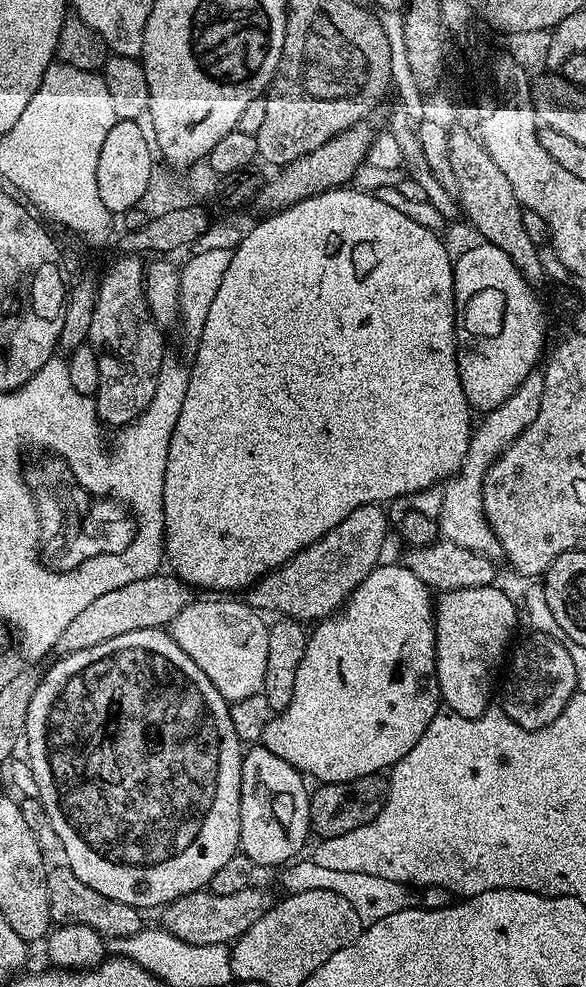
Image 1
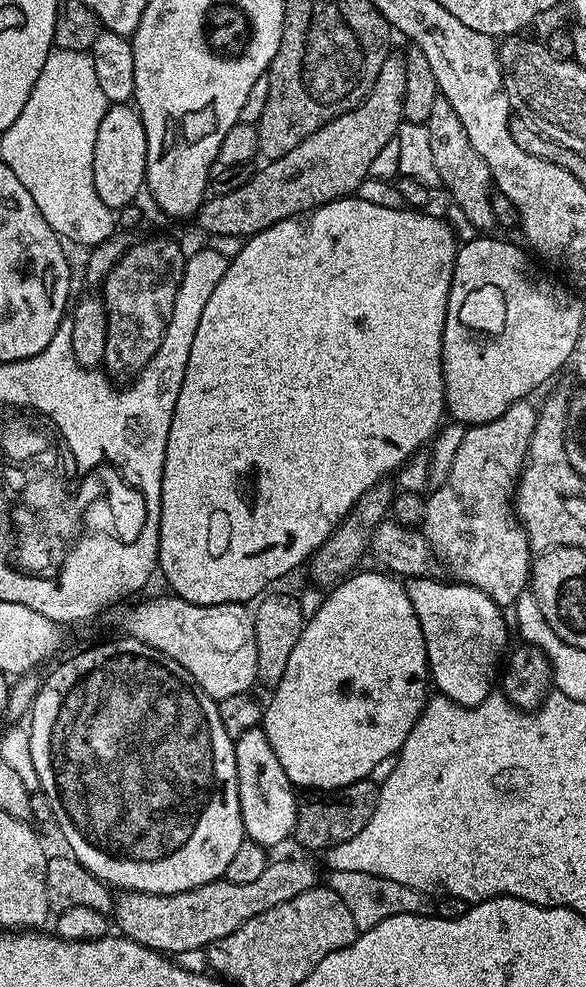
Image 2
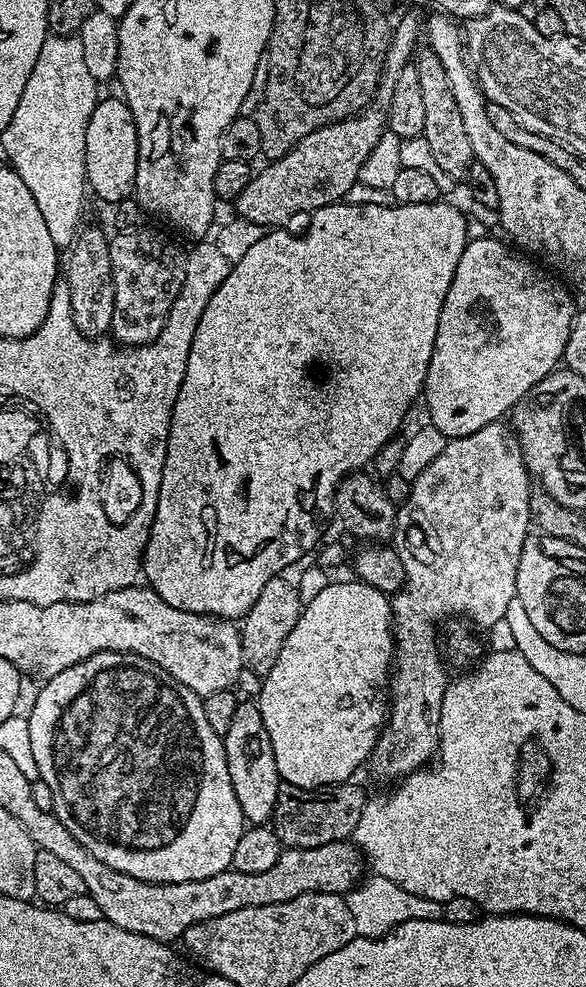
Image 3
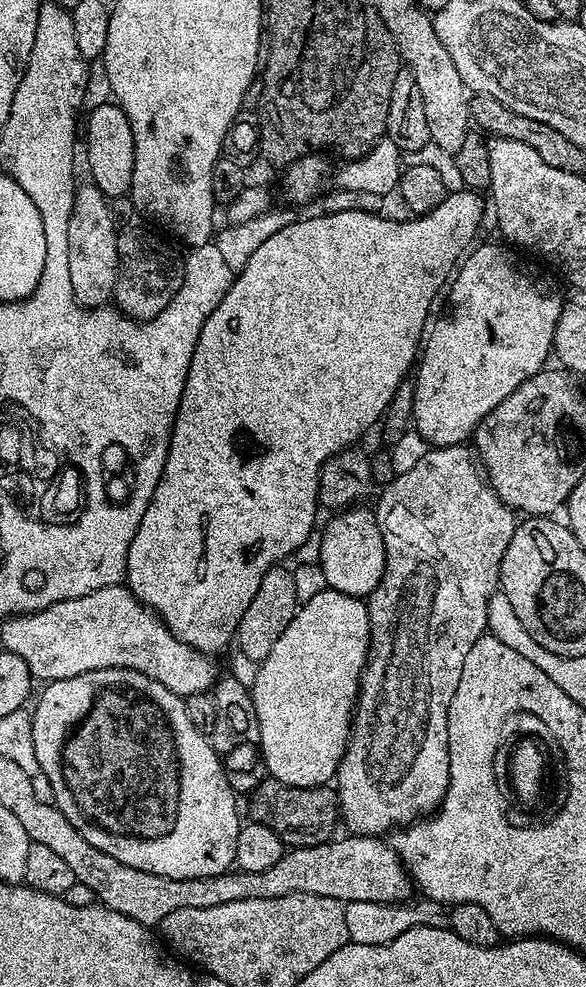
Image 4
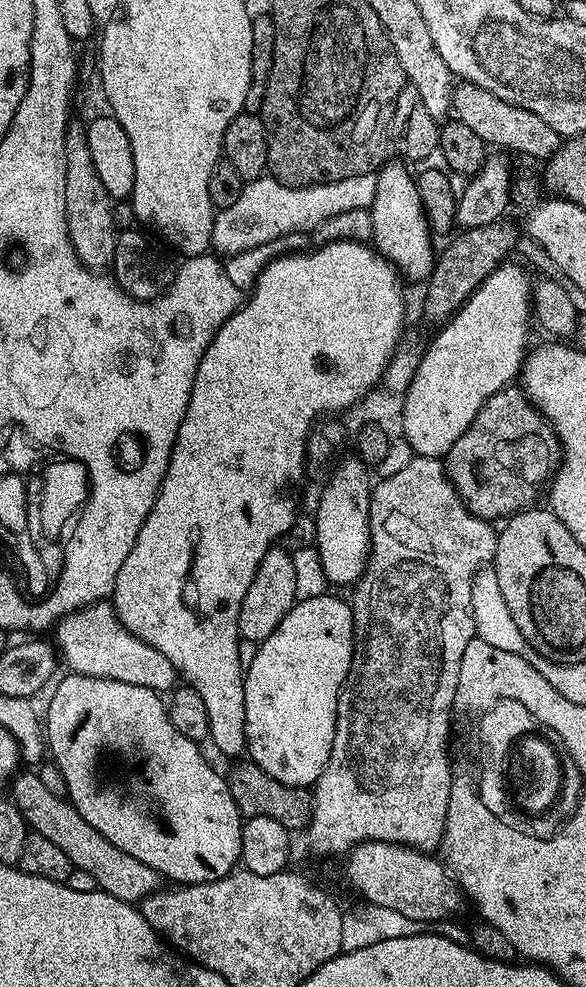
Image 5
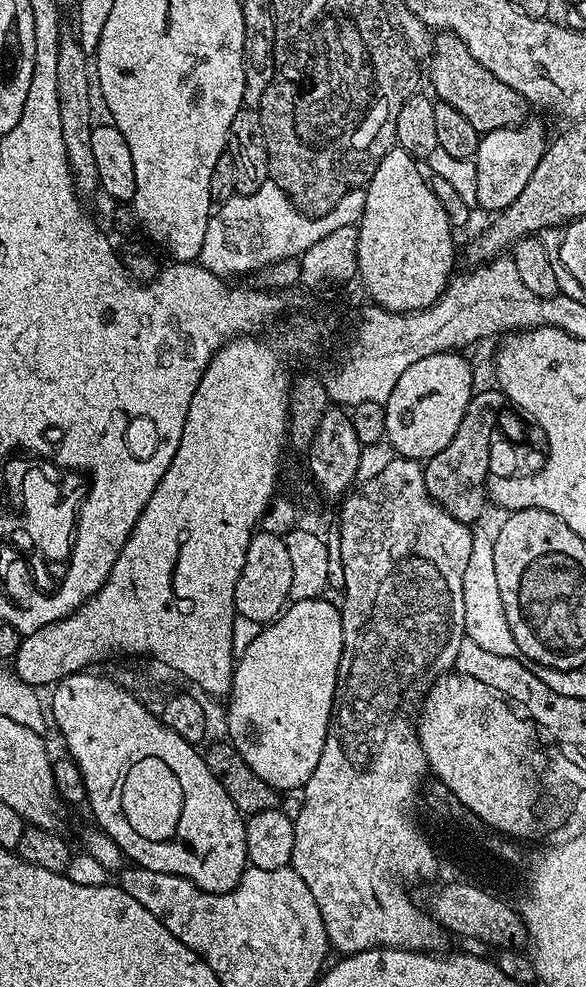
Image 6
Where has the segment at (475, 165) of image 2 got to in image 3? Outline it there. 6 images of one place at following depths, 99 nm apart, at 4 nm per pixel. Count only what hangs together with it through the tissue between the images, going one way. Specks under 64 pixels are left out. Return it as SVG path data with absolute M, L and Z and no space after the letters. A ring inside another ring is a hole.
M431 50L417 51L414 66L418 70L418 80L422 82L422 99L426 109L423 137L429 143L434 162L453 178L467 177L468 167L474 162L472 143L470 137L466 135L466 122L462 122L462 114L458 114L458 102L454 102L454 90L448 88L446 70L442 70L442 62L438 62L438 58Z

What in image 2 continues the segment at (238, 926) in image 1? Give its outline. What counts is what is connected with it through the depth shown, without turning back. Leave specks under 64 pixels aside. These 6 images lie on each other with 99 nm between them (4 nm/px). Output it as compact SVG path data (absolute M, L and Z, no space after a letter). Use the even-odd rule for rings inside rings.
M273 859L262 870L254 882L242 882L235 884L223 878L212 880L209 884L198 886L194 890L186 890L169 896L158 894L146 894L145 892L121 891L114 900L114 924L128 939L144 944L148 948L155 948L165 954L176 954L172 952L192 952L195 948L207 949L209 944L216 940L226 938L238 926L242 926L250 918L270 910L274 906L282 906L282 902L288 902L290 898L296 898L298 894L317 887L316 868L307 864L304 860L276 860Z

